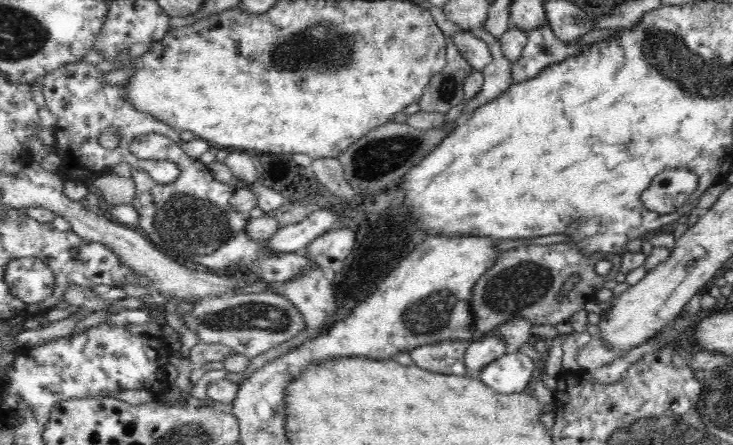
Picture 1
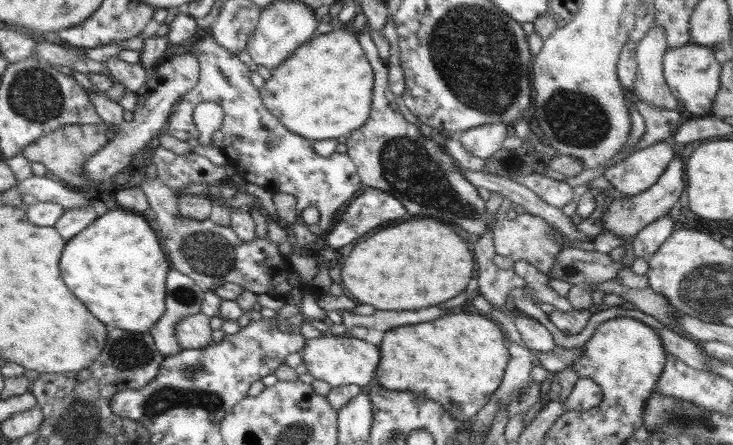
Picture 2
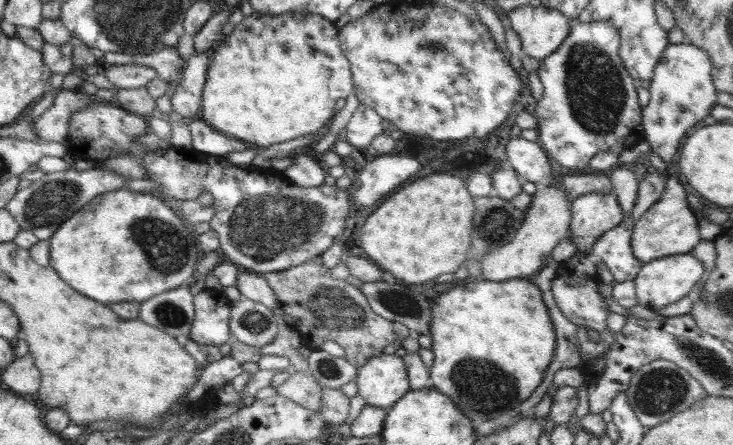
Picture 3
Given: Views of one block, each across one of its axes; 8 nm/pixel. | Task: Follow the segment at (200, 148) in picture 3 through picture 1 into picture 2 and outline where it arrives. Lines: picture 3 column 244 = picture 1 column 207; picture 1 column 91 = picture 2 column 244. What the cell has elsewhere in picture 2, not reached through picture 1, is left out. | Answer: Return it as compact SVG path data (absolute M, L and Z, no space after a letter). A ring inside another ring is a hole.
M208 34L204 37L198 37L196 42L192 44L190 41L190 44L188 51L195 54L200 64L199 79L196 86L188 90L183 98L174 105L166 122L166 132L182 141L188 141L192 138L198 139L198 129L196 129L193 121L194 106L200 102L215 102L220 105L224 111L224 118L222 118L221 128L212 134L212 142L214 147L225 152L228 157L227 164L232 166L236 174L248 183L262 186L271 193L286 192L286 194L292 194L296 198L296 210L299 214L304 208L314 206L320 213L320 219L316 224L307 225L308 230L315 235L328 234L332 230L336 216L366 187L360 180L360 175L356 172L352 159L346 153L339 154L336 151L334 154L322 158L314 152L310 140L290 132L286 126L282 125L280 119L266 109L266 105L260 97L259 89L250 82L250 74L252 74L250 68L242 60L239 60L235 53L220 46L212 36Z

